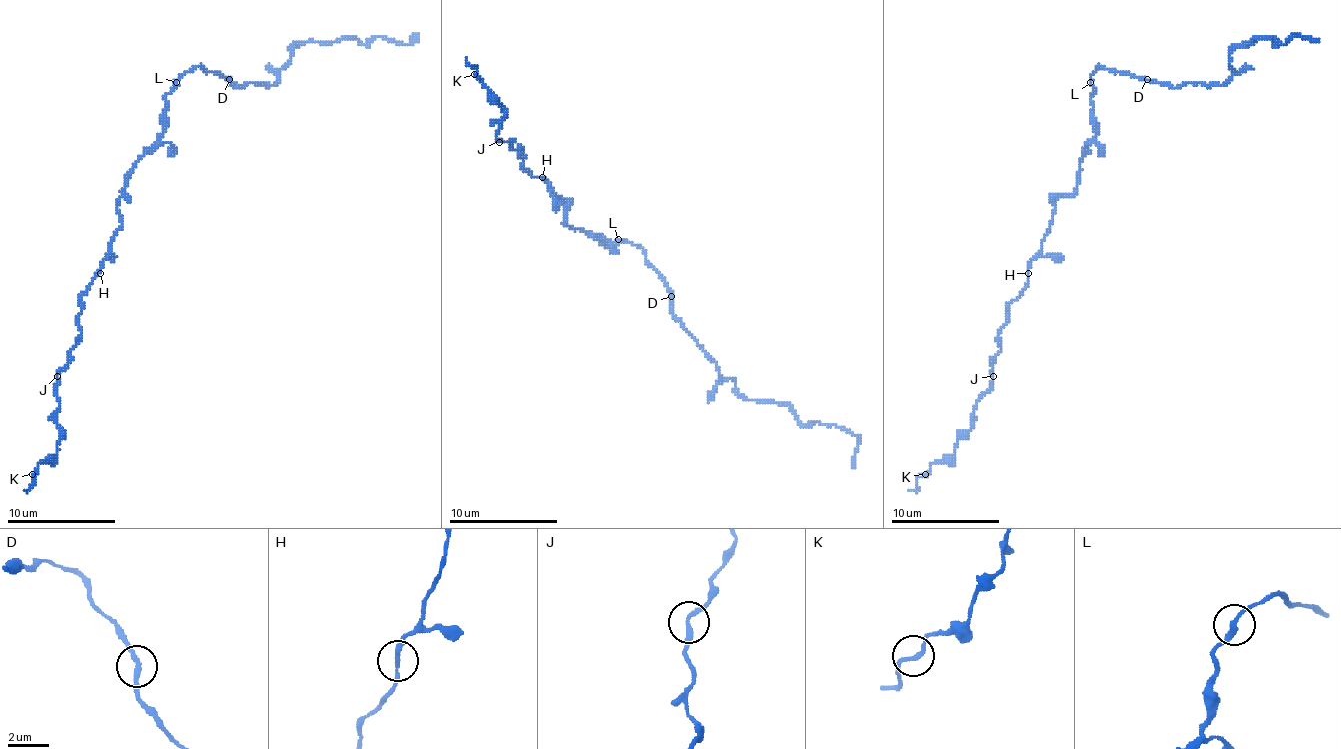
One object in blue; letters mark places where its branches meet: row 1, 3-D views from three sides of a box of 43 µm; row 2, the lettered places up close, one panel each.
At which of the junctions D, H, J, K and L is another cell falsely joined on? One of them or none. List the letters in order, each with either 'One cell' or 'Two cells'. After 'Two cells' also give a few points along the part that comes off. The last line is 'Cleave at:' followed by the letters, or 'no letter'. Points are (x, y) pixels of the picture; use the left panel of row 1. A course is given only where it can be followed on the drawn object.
D: One cell
H: One cell
J: One cell
K: One cell
L: One cell
Cleave at: no letter

